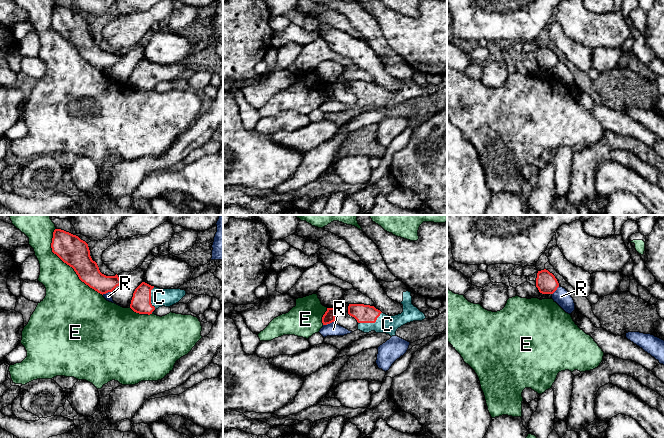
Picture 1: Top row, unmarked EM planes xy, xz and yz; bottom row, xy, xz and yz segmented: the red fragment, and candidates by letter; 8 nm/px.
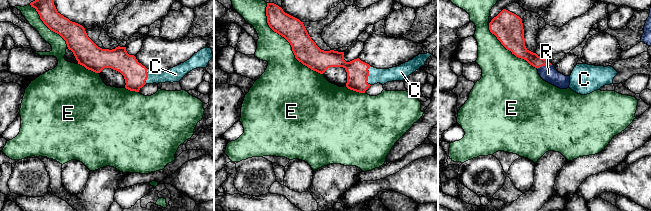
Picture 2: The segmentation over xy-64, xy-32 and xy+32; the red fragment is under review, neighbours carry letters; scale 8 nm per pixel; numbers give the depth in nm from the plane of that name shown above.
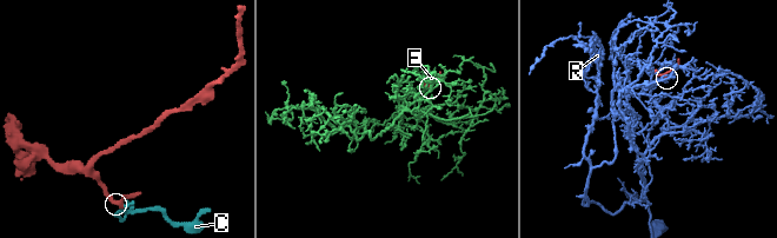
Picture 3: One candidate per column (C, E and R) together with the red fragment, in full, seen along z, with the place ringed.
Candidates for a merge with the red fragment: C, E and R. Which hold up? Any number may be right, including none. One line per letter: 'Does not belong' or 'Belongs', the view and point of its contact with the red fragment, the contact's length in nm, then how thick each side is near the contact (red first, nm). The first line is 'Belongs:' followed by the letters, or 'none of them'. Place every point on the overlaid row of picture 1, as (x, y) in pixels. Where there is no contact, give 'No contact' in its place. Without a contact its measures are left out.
Belongs: C
C: Belongs. Touches red at xy (150, 300). Shared border 220 nm. Thickness 160 nm (red) against 140 nm
E: Does not belong. Touches red at xy (67, 264). Shared border 650 nm. Thickness 240 nm (red) against 340 nm
R: Does not belong. Touches red at xz (328, 323). Shared border 100 nm. Thickness 90 nm (red) against 110 nm

